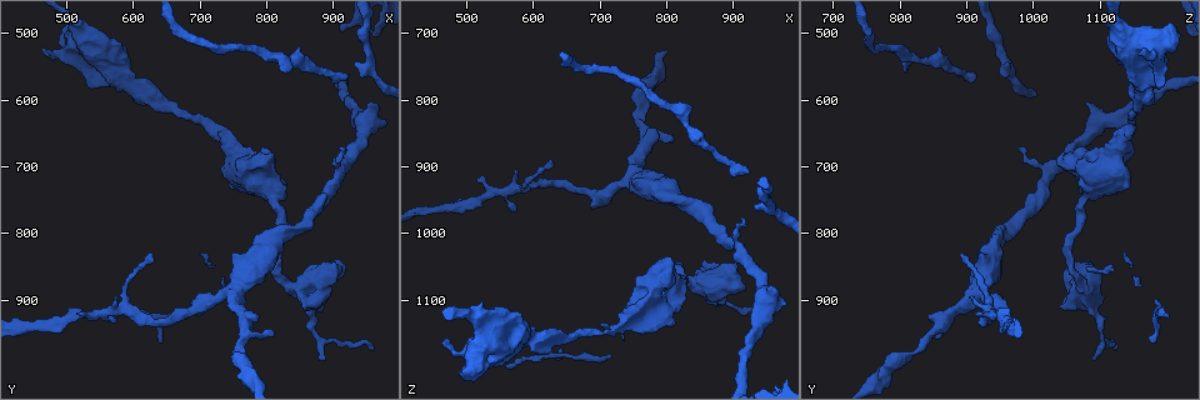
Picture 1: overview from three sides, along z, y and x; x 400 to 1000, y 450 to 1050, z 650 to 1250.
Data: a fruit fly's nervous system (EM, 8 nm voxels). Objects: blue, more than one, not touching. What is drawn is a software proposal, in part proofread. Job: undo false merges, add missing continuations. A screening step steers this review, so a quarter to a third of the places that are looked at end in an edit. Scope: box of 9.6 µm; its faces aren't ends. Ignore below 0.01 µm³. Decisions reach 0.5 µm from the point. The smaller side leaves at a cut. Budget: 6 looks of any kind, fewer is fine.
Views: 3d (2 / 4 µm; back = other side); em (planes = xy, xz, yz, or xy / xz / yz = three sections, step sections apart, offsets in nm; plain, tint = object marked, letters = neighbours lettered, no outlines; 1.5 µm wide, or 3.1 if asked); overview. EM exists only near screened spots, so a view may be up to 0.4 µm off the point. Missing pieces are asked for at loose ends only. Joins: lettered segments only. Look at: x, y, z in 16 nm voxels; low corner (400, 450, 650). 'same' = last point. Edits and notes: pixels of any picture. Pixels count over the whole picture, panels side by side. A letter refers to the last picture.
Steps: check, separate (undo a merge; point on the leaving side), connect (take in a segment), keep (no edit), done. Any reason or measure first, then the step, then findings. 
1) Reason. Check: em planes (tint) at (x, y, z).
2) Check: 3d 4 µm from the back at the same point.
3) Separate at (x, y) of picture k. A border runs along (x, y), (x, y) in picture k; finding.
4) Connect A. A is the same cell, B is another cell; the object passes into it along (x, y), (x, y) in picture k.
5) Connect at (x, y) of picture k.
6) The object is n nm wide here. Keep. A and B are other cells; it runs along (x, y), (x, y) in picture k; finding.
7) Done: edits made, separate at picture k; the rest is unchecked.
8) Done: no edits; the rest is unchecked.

Calibre changes. Check: em yz step 4 (letters) at (810, 745, 1075).

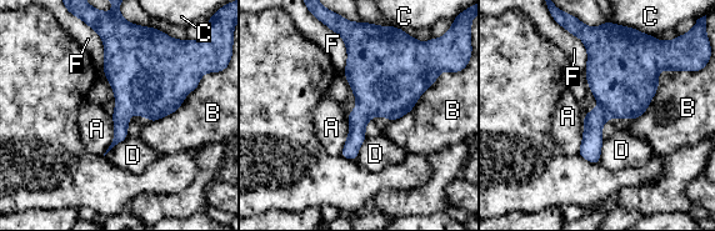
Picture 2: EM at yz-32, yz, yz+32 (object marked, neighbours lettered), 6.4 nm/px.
Keep. A, B, C, D and F are other cells; a border runs along (348, 114), (349, 135), (339, 154) in picture 2; all the same neuron.

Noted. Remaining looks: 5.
Thin end. Check: 3d 4 µm at (960, 975, 1125).

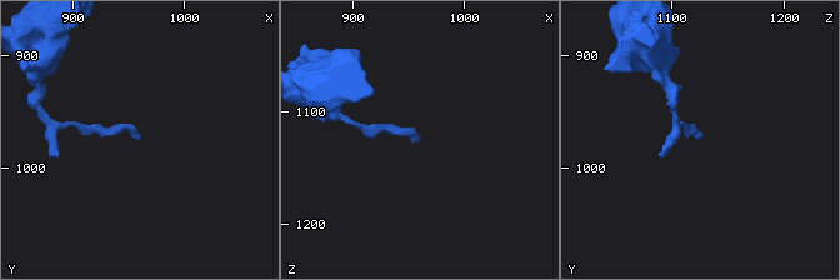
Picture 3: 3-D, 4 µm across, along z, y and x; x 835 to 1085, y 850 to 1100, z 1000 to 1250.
Check: em xz step 4 (letters) at (960, 974, 1126).

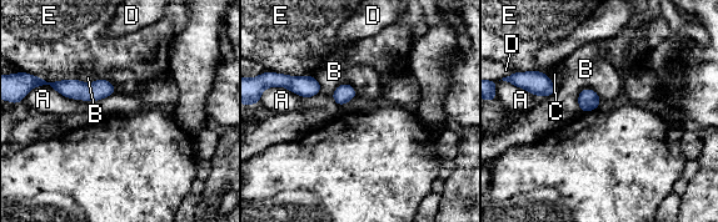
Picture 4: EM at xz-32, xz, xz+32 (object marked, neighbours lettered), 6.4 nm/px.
Check: em planes (letters) at the same point.

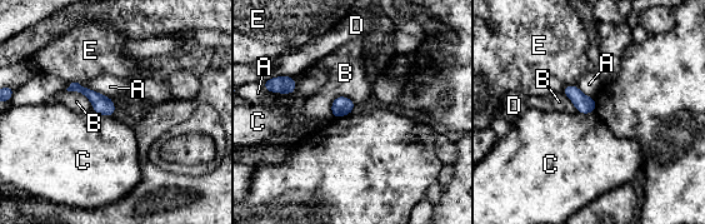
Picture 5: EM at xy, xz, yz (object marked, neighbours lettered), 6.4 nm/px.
Keep. A, B, C, D and E are other cells; a border runs along (294, 78), (291, 93), (271, 93) in picture 5; no lettered segment goes on from it.

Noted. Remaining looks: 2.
An open end. Check: em planes (tint) at (810, 950, 860).

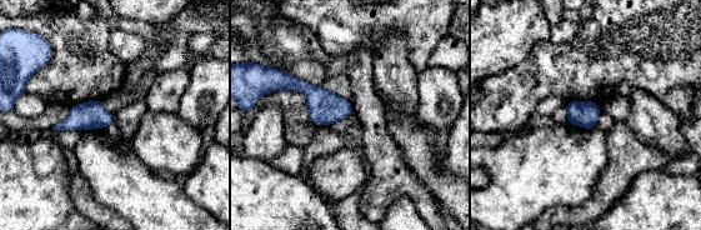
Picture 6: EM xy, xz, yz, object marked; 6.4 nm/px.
Check: em planes (letters) at the same point.

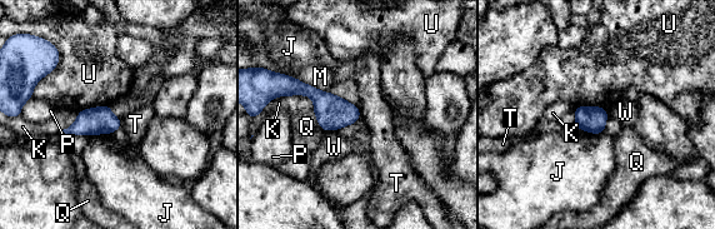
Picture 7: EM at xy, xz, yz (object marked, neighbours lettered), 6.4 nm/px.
Keep. J, K, M, P, Q, T, U and W are other cells; a border runs along (358, 106), (361, 117) in picture 7; none of them fits.

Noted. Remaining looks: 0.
Done: no edits; the rest is unchecked.

